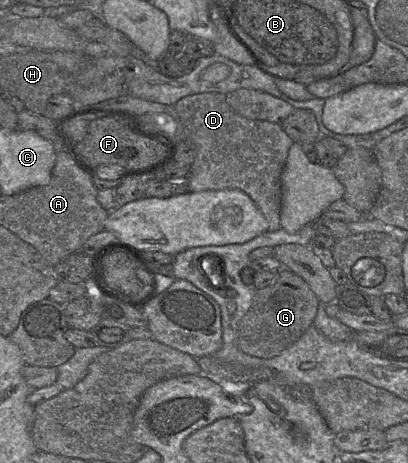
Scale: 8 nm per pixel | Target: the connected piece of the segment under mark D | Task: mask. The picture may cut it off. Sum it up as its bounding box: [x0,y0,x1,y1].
[174,93,294,231]

